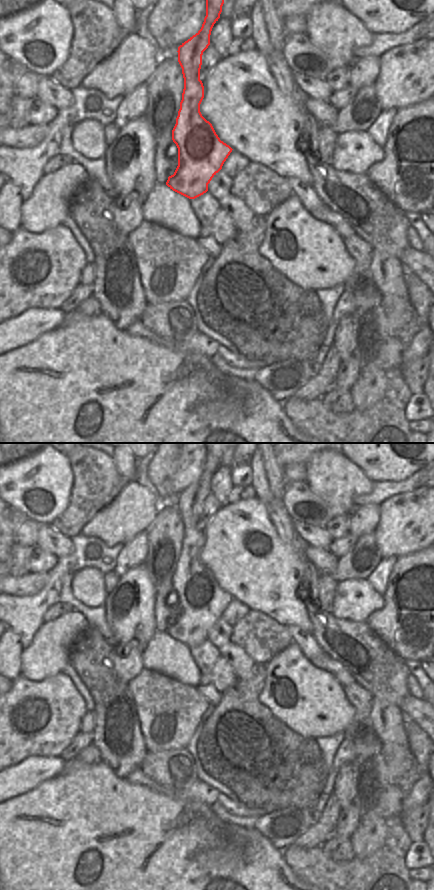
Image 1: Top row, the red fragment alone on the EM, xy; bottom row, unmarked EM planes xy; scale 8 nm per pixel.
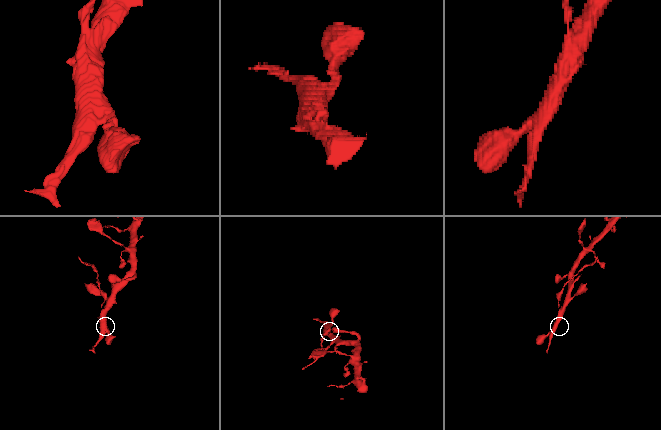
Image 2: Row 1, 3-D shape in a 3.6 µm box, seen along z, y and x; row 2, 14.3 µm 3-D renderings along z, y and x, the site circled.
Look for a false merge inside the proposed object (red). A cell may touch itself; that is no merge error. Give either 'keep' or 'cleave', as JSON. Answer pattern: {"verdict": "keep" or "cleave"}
{"verdict": "cleave"}

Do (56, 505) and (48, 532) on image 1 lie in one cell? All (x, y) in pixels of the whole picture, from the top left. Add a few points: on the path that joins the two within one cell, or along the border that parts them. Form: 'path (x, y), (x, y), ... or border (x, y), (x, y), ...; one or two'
border (40, 522), (51, 525); two

